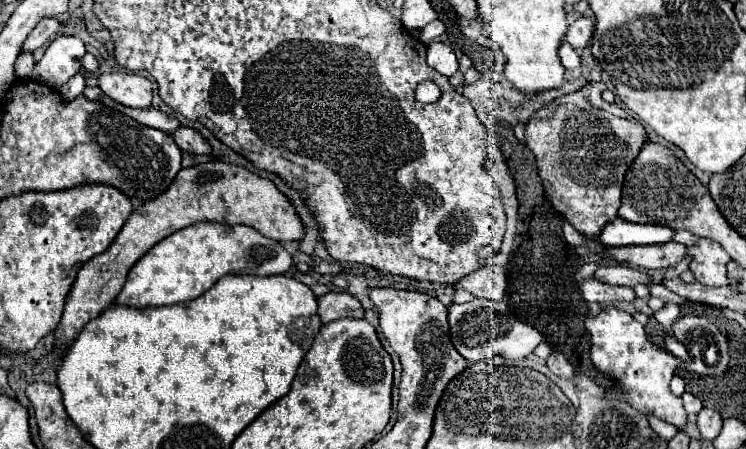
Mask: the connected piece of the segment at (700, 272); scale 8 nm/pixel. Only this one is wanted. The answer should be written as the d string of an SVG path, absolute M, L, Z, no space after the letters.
M675 230L674 242L684 244L690 256L690 270L694 278L704 286L726 286L726 264L730 256L726 250L708 238L698 238L688 230Z

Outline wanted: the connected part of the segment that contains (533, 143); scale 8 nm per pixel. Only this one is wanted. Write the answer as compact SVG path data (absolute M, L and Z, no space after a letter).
M592 82L582 90L552 100L532 114L524 132L526 146L536 156L538 176L542 178L546 200L558 214L562 214L578 232L586 236L596 236L612 218L616 218L624 174L648 138L640 120L626 116L618 104L610 104L602 98L604 90L604 82Z

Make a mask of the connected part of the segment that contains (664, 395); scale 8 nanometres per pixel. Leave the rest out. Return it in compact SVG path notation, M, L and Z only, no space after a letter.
M604 306L598 316L587 317L585 328L590 332L590 358L596 370L606 374L614 384L604 392L608 400L628 402L642 414L652 414L668 424L674 424L678 430L686 428L688 414L684 410L681 397L674 396L670 390L670 381L676 368L684 362L670 352L656 348L644 332L644 326L632 318L632 314L616 308Z

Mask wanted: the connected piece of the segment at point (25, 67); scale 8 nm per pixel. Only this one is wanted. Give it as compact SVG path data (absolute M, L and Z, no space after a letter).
M20 54L20 58L16 60L16 72L30 76L32 70L34 70L34 56L32 54Z

